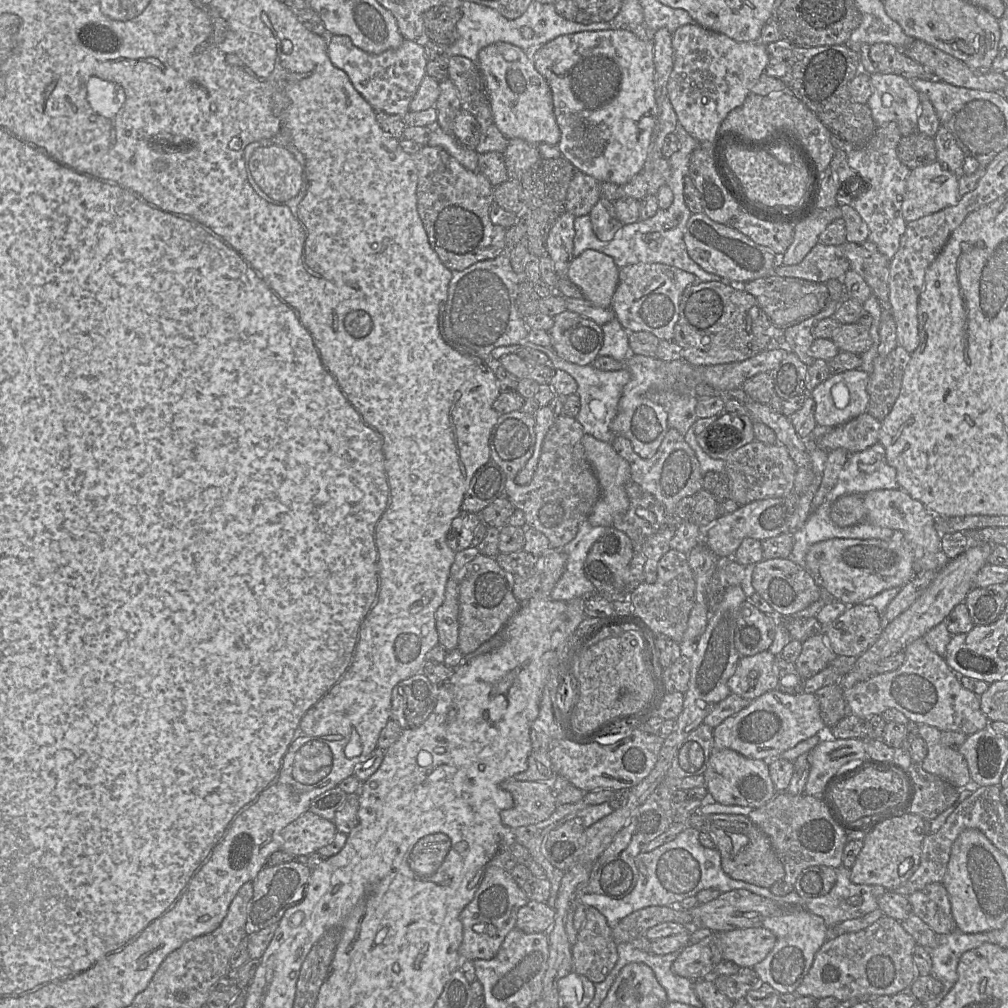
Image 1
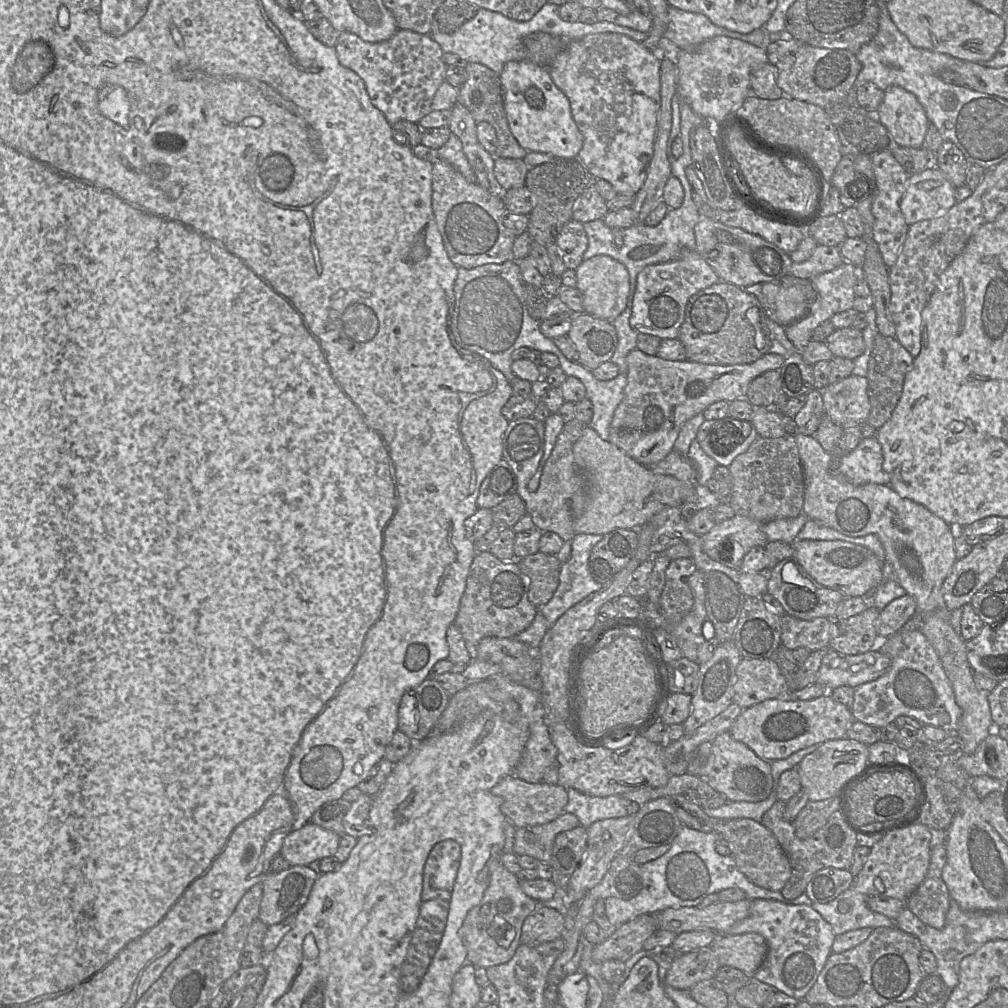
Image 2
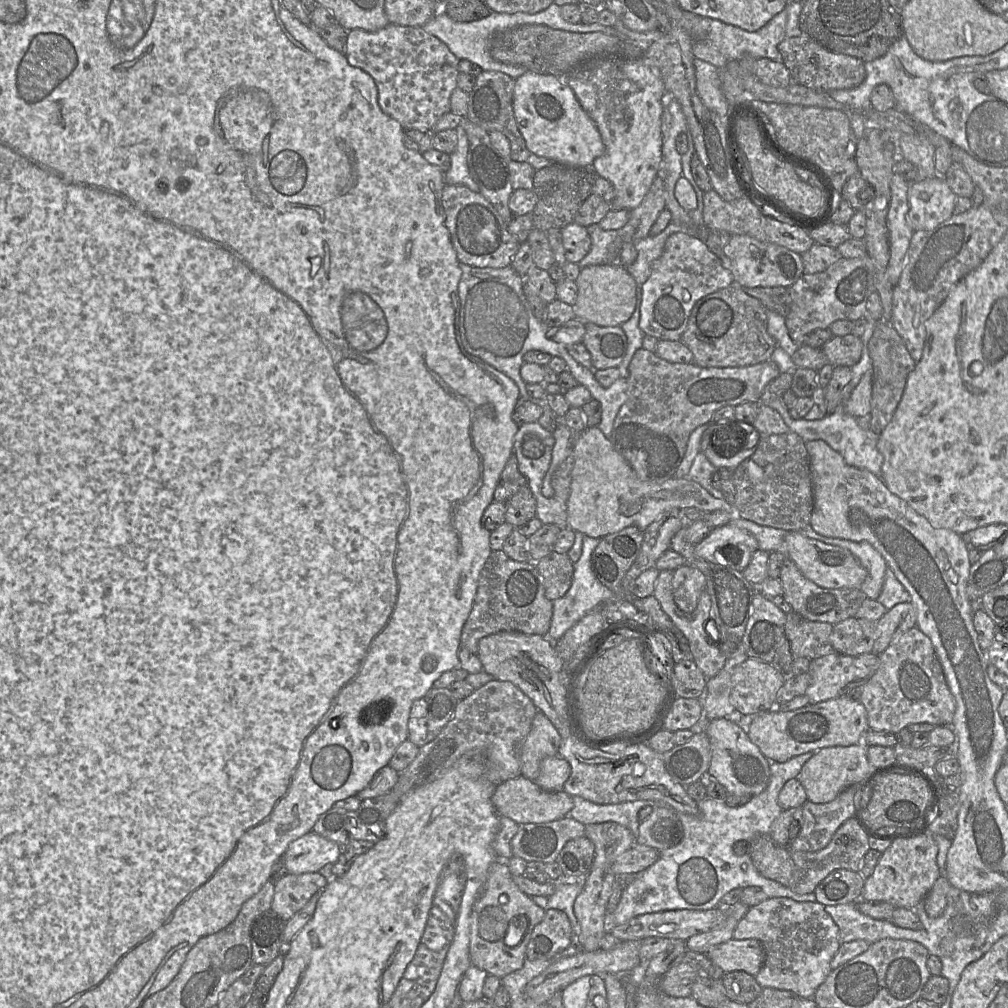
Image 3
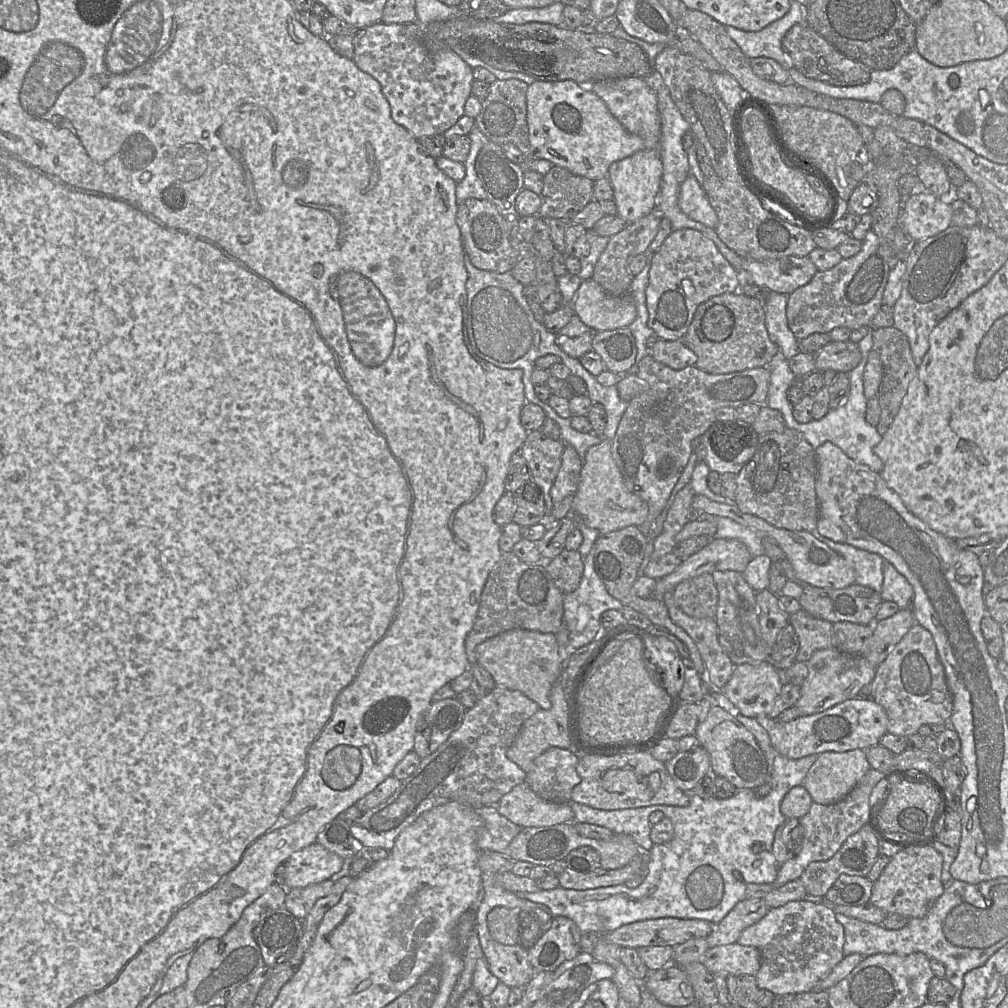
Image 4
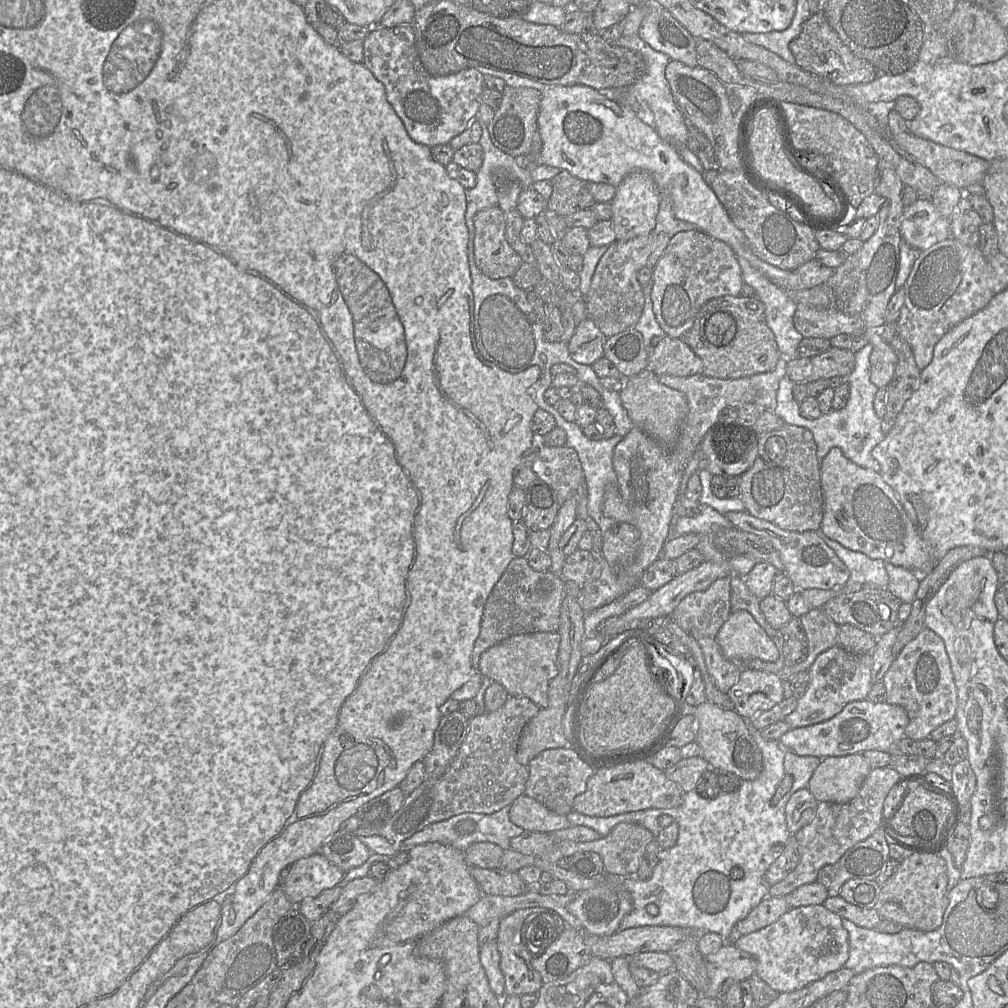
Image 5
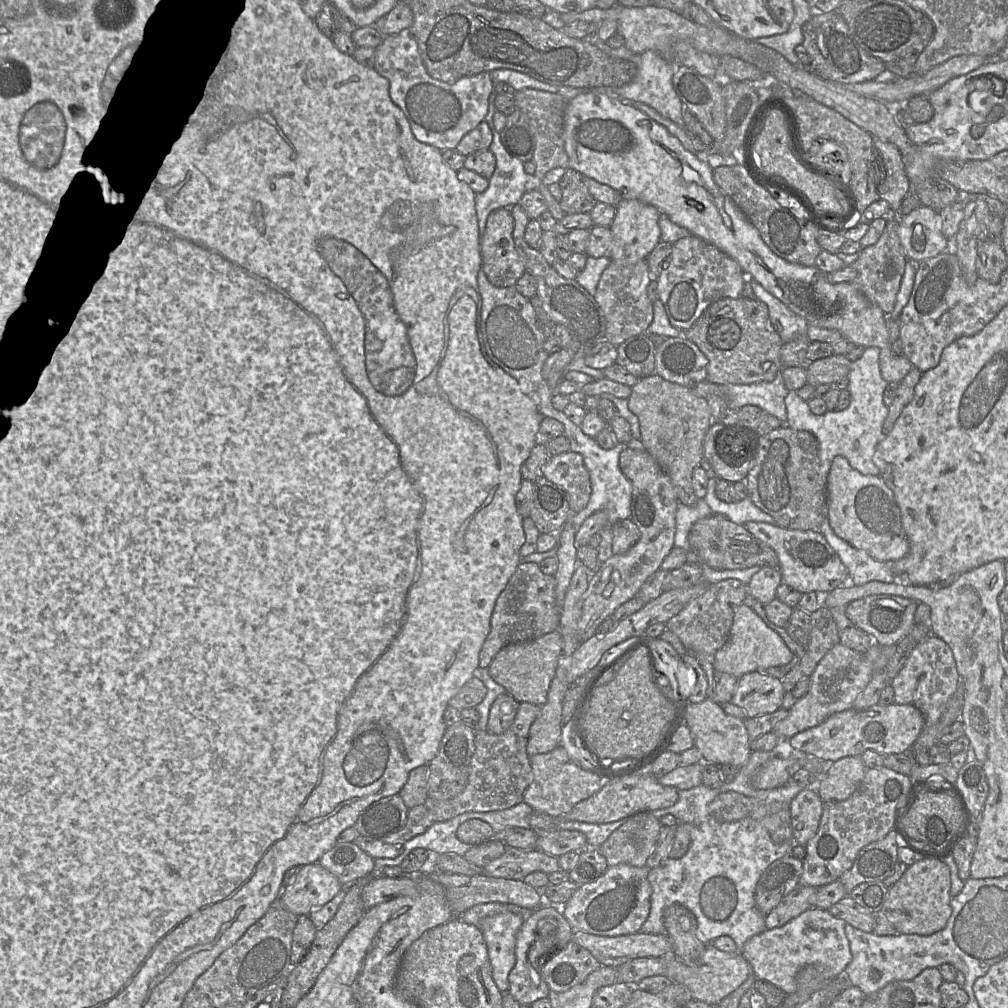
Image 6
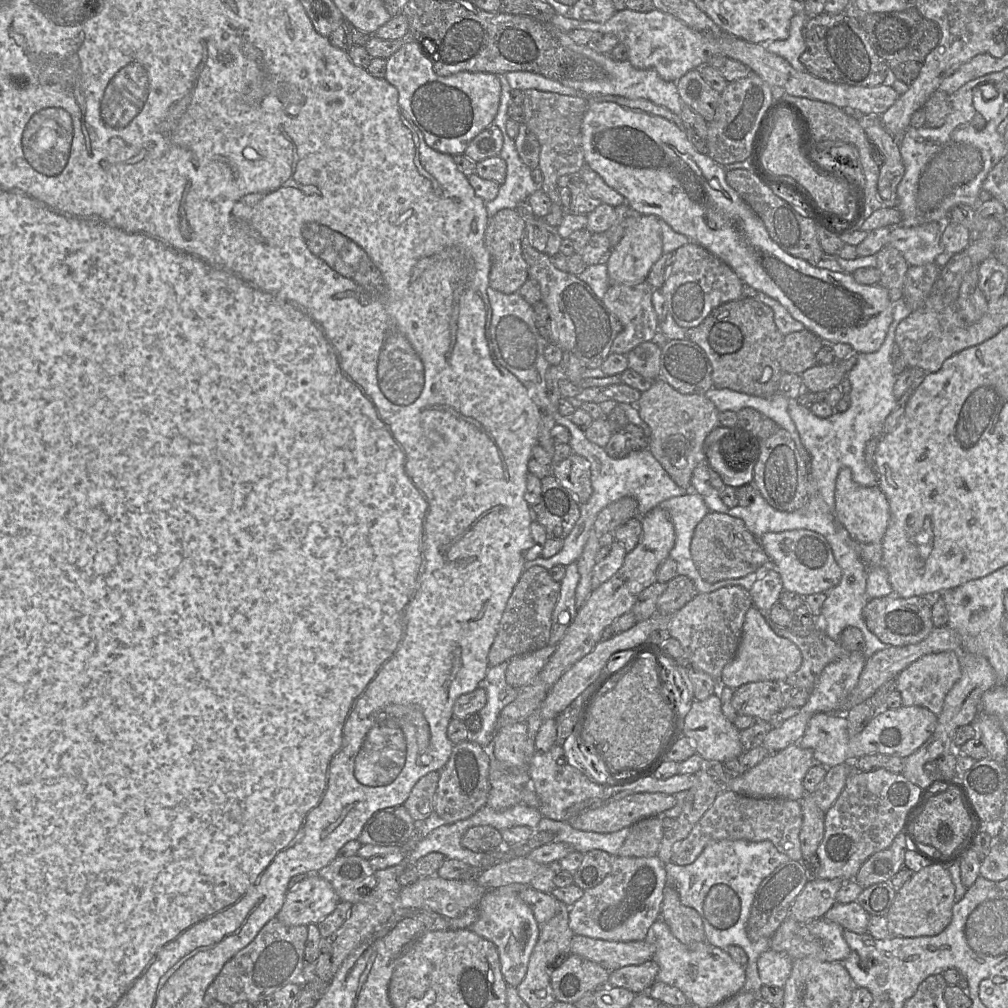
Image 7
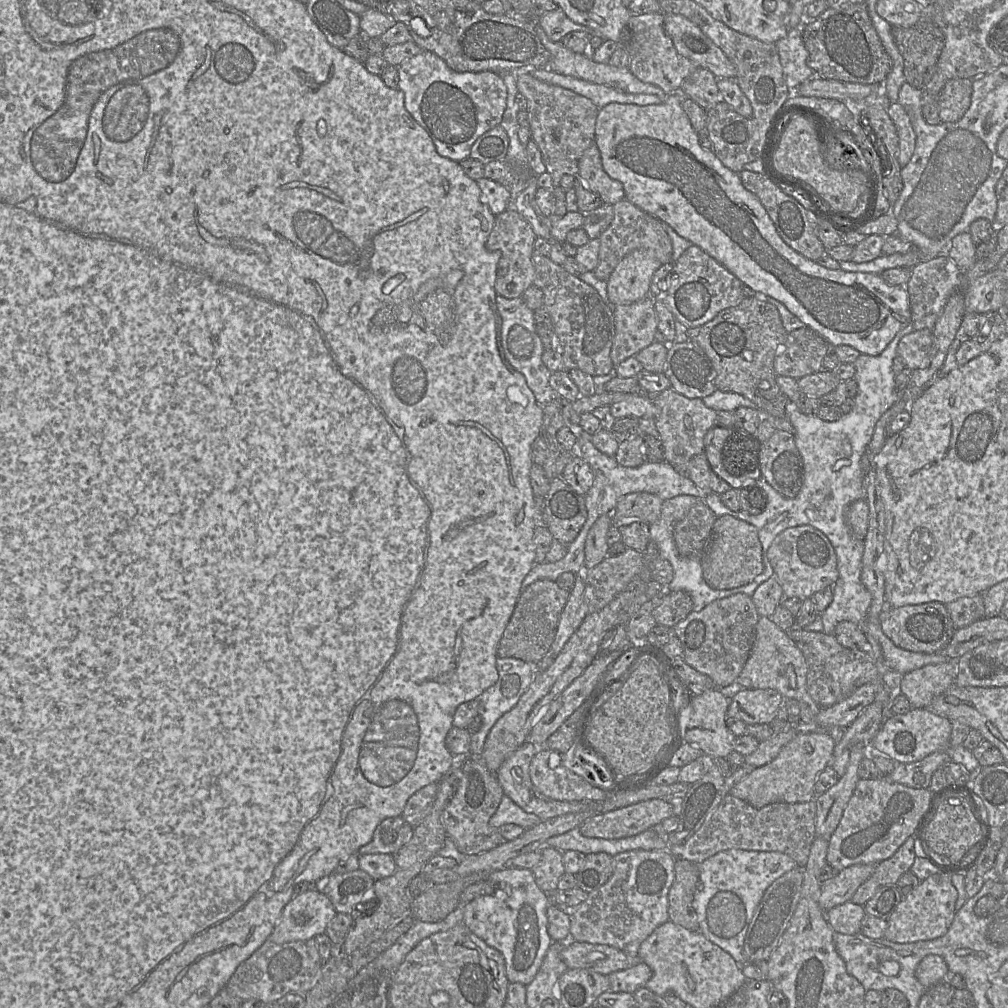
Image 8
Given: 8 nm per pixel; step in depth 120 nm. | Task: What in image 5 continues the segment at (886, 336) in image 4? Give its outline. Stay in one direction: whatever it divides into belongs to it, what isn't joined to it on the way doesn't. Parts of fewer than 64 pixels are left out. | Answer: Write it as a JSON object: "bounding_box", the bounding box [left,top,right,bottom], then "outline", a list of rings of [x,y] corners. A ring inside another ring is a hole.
{"bounding_box":[881,336,921,435],"outline":[[[896,336],[889,345],[896,353],[898,361],[893,378],[886,387],[886,413],[881,418],[881,429],[885,435],[894,426],[905,402],[919,387],[921,373],[911,347],[901,336]]]}

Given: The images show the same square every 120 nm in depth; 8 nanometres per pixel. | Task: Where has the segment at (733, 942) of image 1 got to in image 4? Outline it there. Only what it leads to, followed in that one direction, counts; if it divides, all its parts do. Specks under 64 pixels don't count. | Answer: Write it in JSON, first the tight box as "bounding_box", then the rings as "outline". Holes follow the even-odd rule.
{"bounding_box":[702,943,761,976],"outline":[[[733,943],[709,948],[702,962],[712,974],[724,972],[733,976],[756,976],[761,966],[761,954],[753,946]]]}

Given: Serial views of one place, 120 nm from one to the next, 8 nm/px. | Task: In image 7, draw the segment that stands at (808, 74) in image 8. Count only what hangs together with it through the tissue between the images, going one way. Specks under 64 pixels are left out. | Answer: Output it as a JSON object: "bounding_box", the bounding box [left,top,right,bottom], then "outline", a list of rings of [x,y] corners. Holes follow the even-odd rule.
{"bounding_box":[763,3,807,72],"outline":[[[796,3],[796,13],[790,21],[789,36],[785,40],[766,41],[763,46],[784,58],[795,70],[806,72],[805,66],[800,62],[800,56],[805,51],[803,27],[807,16],[803,12],[803,3]]]}

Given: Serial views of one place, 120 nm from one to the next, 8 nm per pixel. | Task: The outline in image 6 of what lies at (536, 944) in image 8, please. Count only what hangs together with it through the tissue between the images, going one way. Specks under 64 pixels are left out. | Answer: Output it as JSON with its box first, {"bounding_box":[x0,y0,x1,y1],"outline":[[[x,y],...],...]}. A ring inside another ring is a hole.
{"bounding_box":[479,912,524,992],"outline":[[[502,912],[483,918],[479,923],[487,946],[493,980],[501,992],[508,990],[508,975],[515,965],[516,935],[524,918],[515,913]]]}

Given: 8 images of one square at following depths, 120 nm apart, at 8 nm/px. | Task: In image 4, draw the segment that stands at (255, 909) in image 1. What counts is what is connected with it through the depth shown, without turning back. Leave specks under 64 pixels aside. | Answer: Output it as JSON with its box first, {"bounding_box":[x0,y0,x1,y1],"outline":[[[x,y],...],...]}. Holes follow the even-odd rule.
{"bounding_box":[285,879,334,920],"outline":[[[330,879],[302,888],[287,890],[285,908],[296,918],[304,920],[314,904],[328,895],[334,886]]]}

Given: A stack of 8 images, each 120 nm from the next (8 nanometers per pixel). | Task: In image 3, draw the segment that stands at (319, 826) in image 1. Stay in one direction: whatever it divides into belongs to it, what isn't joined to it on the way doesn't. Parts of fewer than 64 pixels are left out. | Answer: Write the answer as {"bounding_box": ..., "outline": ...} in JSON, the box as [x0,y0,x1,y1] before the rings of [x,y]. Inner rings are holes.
{"bounding_box":[282,830,342,874],"outline":[[[313,830],[292,841],[282,856],[287,872],[302,874],[319,872],[327,864],[334,864],[342,847]]]}

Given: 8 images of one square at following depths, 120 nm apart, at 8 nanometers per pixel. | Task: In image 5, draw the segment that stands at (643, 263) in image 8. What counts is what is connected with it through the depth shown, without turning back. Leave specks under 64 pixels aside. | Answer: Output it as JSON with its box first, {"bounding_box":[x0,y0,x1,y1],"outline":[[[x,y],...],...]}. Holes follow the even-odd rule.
{"bounding_box":[612,170,660,240],"outline":[[[642,170],[633,171],[622,180],[616,189],[616,195],[612,200],[612,223],[616,240],[629,240],[657,232],[660,191],[652,175]]]}

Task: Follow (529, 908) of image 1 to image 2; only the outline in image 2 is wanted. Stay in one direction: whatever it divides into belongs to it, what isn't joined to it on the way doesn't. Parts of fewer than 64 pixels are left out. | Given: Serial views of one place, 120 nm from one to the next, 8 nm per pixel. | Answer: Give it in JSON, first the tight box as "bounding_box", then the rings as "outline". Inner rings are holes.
{"bounding_box":[521,904,565,947],"outline":[[[538,904],[528,915],[521,929],[521,944],[536,947],[561,938],[565,917],[556,909]]]}

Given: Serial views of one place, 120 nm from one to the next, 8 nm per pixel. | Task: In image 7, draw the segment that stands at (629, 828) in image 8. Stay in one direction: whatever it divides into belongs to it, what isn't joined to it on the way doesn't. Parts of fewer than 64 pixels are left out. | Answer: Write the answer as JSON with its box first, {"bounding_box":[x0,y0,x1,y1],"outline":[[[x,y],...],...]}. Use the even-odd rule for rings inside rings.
{"bounding_box":[566,793,675,833],"outline":[[[635,793],[604,806],[581,812],[566,822],[577,830],[612,833],[630,828],[636,822],[657,815],[674,805],[675,797],[671,794]]]}

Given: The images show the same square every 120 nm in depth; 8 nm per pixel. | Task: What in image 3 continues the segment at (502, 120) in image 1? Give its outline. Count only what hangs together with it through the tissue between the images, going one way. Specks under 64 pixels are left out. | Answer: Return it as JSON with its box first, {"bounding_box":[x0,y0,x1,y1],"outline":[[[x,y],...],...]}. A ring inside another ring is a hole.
{"bounding_box":[513,72,605,166],"outline":[[[525,72],[515,80],[513,111],[518,129],[533,154],[552,162],[591,166],[605,152],[605,145],[593,119],[582,108],[563,78]]]}

